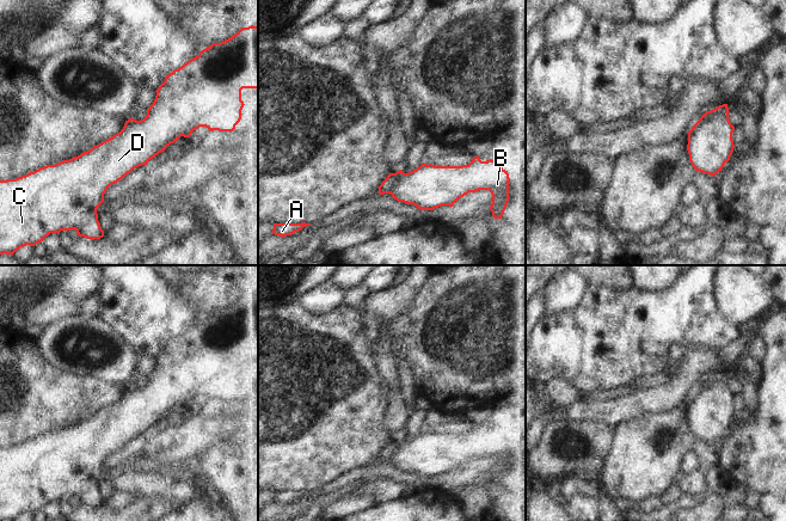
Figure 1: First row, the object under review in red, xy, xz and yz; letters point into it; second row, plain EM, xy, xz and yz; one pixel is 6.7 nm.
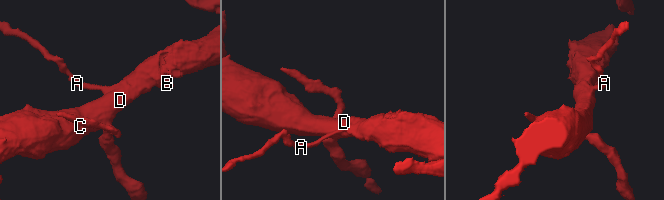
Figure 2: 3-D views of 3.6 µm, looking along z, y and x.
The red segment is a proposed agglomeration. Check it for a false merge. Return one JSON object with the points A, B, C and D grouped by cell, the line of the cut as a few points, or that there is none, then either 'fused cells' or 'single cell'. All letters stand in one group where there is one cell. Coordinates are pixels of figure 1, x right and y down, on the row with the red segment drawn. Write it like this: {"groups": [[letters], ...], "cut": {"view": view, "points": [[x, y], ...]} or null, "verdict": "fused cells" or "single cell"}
{"groups": [["A"], ["B", "C", "D"]], "cut": {"view": "xz", "points": [[395, 173], [397, 178], [388, 192]]}, "verdict": "fused cells"}

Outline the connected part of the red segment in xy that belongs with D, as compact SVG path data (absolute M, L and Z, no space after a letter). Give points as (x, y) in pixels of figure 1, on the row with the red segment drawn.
M253 25L240 29L221 43L213 43L198 56L166 75L165 81L155 91L155 99L143 119L125 121L119 133L70 160L39 167L16 179L0 180L0 255L13 256L20 247L35 246L50 233L60 234L61 231L75 229L79 237L92 240L103 238L104 231L100 228L97 209L104 202L108 188L134 168L147 165L180 136L190 137L199 127L205 127L209 131L233 131L241 119L245 105L241 100L242 88L258 88L258 26Z

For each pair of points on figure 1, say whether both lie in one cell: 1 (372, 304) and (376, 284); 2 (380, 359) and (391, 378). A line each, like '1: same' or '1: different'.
1: different
2: same

